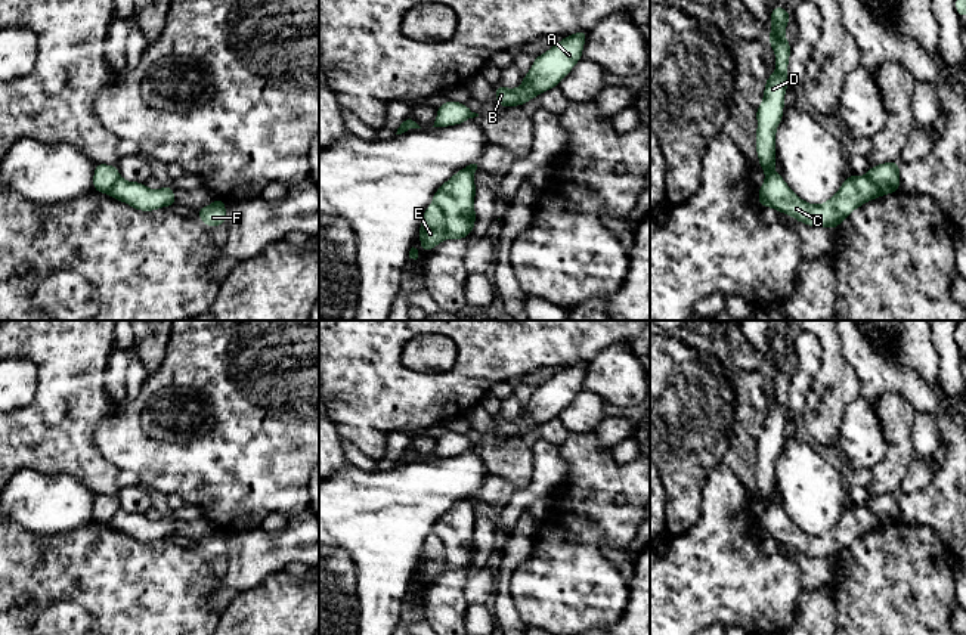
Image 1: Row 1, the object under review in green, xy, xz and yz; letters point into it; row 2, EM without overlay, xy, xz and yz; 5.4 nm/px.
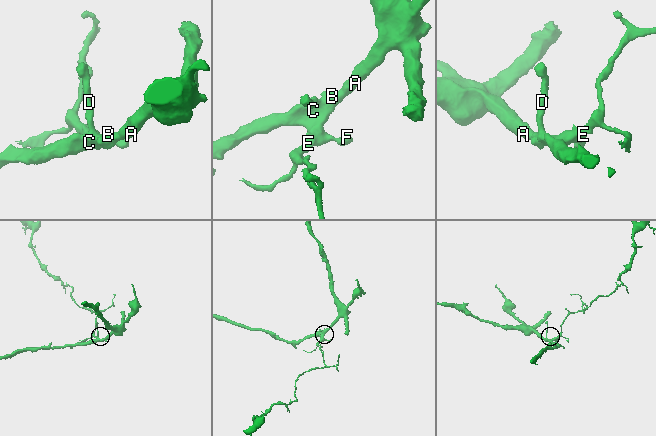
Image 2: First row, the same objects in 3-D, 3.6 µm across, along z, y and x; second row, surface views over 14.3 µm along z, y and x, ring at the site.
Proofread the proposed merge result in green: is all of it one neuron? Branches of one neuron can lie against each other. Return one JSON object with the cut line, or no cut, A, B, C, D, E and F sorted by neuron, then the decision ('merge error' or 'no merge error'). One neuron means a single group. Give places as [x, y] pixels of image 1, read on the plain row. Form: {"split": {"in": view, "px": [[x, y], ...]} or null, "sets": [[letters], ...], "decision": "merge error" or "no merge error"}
{"split": {"in": "xz", "px": [[433, 532], [443, 544], [448, 567]]}, "sets": [["A", "B", "C", "D", "F"], ["E"]], "decision": "merge error"}

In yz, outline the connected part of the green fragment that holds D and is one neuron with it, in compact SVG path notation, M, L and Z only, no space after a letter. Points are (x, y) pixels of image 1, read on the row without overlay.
M781 337L771 340L770 378L775 384L775 403L768 406L764 430L756 439L755 478L759 498L765 502L765 511L758 521L758 533L759 538L771 538L811 558L836 560L858 538L888 524L900 523L901 518L877 515L867 507L851 505L845 508L839 521L830 530L814 536L799 529L783 507L774 502L777 492L775 462L784 444L783 434L787 422L787 399L792 382L784 362L792 346Z

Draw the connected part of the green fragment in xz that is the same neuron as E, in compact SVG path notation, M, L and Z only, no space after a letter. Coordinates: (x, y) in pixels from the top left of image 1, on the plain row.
M434 533L425 539L417 567L421 579L428 583L448 569L445 543Z

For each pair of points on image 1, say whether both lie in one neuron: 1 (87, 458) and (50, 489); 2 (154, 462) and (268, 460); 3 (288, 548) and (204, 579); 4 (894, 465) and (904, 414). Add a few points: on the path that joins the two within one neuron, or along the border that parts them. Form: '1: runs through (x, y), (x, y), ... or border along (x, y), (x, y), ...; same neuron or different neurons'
1: border along (33, 468), (71, 474), (95, 493); different neurons
2: runs through (182, 462), (240, 462); same neuron
3: border along (219, 578), (219, 585), (206, 598), (213, 612); different neurons
4: runs through (898, 452), (898, 427); same neuron

